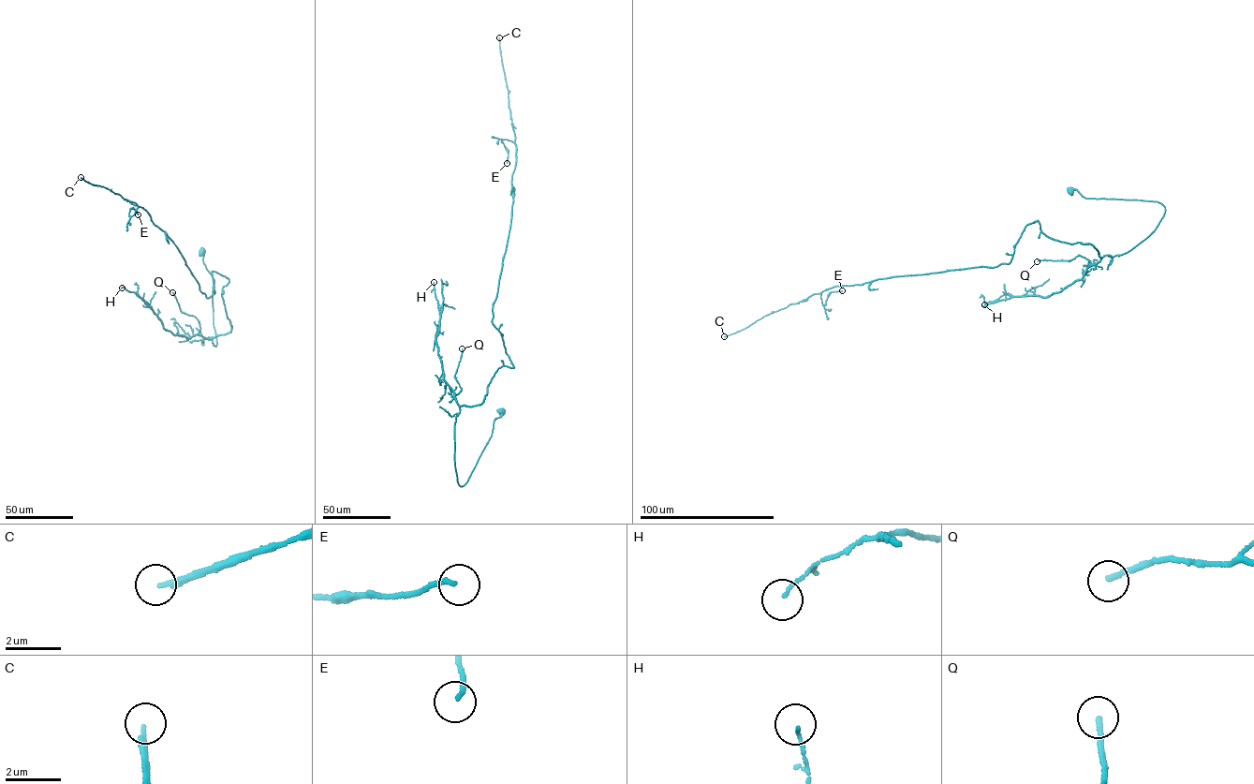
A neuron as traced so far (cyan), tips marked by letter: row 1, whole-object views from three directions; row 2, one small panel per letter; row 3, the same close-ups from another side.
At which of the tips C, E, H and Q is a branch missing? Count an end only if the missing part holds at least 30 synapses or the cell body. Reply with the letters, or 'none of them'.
C

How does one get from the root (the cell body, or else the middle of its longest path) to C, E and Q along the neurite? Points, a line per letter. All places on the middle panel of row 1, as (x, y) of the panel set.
C: (501, 411), (461, 486), (460, 406), (481, 403), (497, 369), (514, 367), (492, 322), (516, 150), (499, 37)
E: (501, 411), (461, 486), (460, 406), (514, 367), (492, 322), (516, 161), (502, 140), (507, 163)
Q: (501, 411), (461, 486), (454, 436), (460, 411), (454, 394), (462, 389), (454, 376), (462, 348)

